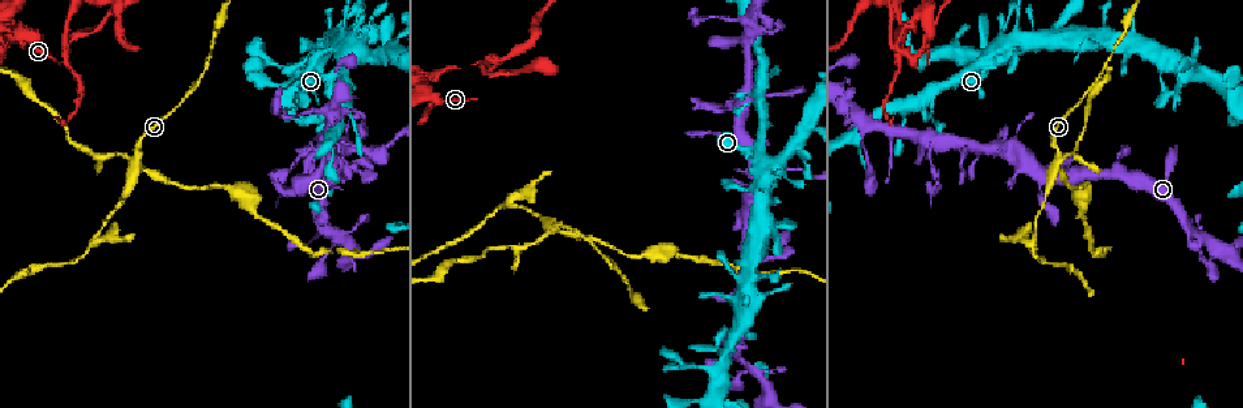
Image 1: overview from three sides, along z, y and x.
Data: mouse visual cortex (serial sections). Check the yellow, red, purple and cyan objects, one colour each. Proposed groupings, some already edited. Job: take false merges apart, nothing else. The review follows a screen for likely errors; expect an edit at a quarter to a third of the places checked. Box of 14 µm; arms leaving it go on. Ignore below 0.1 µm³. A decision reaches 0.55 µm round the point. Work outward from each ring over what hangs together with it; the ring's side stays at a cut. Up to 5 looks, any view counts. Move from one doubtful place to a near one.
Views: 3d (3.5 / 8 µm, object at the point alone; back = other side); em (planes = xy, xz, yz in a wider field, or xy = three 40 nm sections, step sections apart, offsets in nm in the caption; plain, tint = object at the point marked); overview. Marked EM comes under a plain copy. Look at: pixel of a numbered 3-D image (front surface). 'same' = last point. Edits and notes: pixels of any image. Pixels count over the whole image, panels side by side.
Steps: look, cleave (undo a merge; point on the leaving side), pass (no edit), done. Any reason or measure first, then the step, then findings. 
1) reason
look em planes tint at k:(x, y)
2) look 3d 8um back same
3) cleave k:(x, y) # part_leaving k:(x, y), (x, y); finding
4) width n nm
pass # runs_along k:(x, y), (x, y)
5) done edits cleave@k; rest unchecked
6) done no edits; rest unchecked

small branch off a trunk
look 3d 3.5um back at 1:(354, 151)

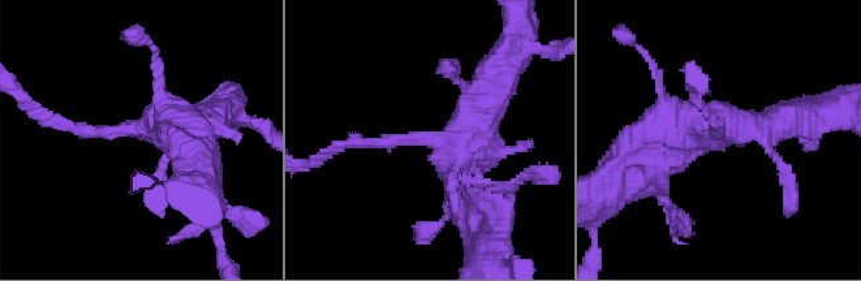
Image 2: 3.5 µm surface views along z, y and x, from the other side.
need the tissue
look em planes tint at 2:(433, 146)

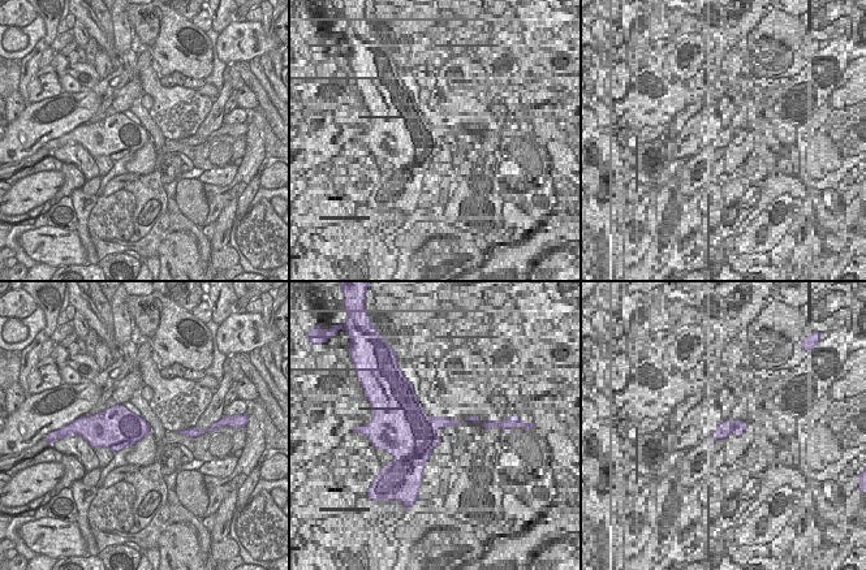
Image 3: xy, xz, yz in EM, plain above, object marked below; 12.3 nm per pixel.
width 460 nm
pass # runs_along 2:(640, 152), (663, 125), (787, 120); all the same cell

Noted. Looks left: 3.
look 3d 3.5um at 1:(769, 223)

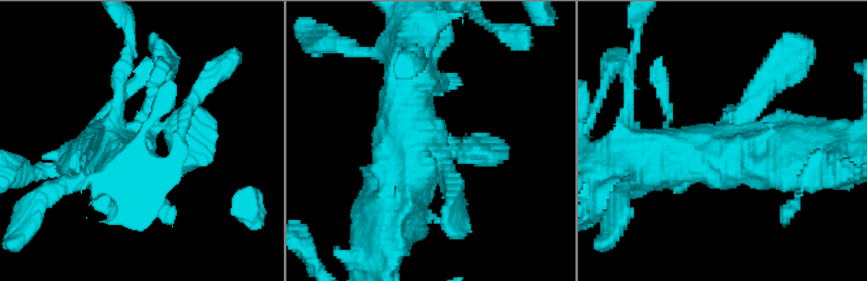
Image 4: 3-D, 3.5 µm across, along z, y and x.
pass # runs_along 4:(408, 44), (408, 134), (388, 217); all the same cell

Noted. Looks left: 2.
done no edits; rest unchecked

